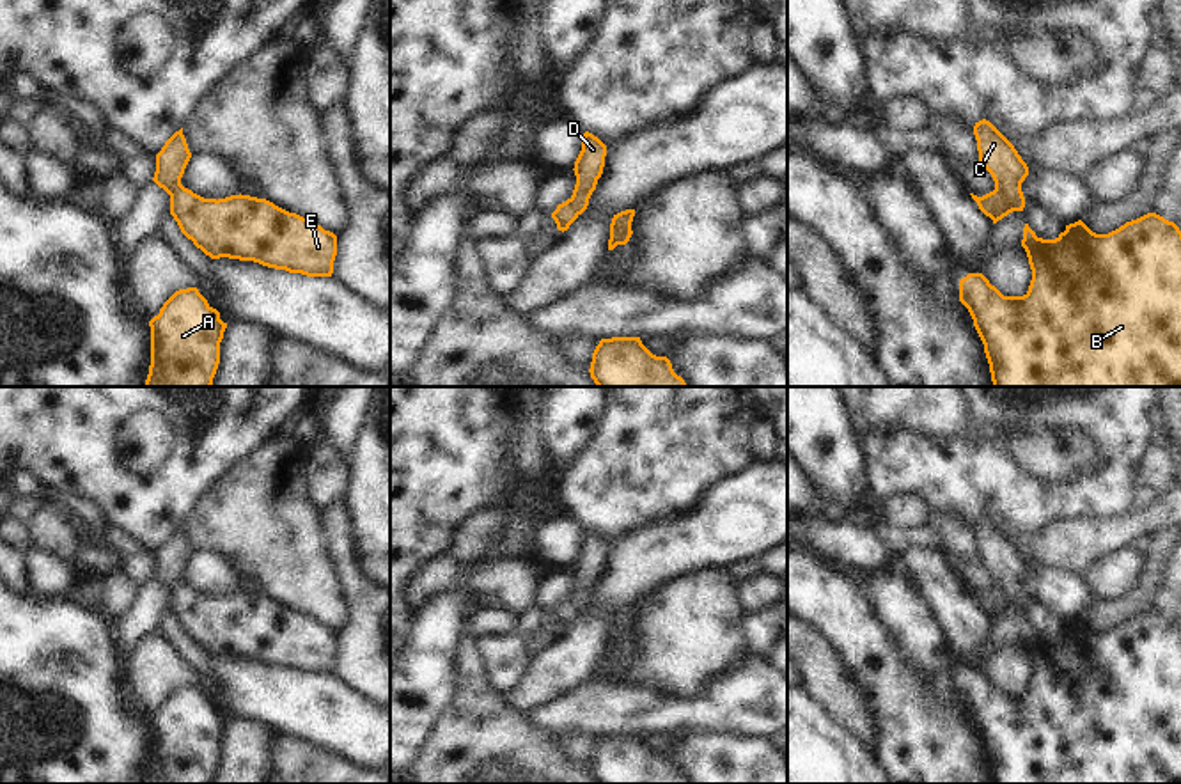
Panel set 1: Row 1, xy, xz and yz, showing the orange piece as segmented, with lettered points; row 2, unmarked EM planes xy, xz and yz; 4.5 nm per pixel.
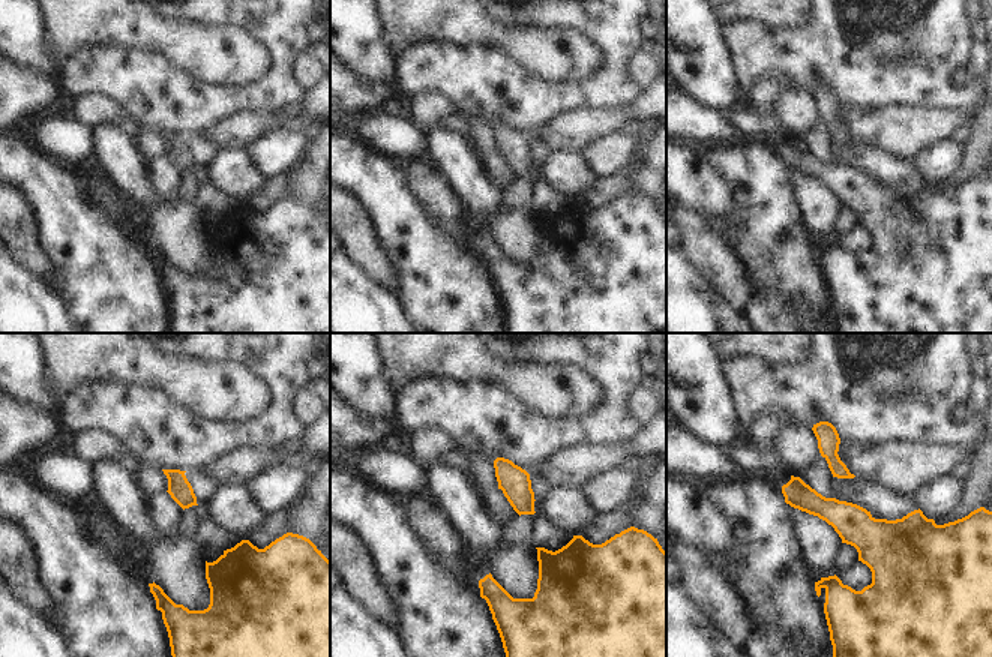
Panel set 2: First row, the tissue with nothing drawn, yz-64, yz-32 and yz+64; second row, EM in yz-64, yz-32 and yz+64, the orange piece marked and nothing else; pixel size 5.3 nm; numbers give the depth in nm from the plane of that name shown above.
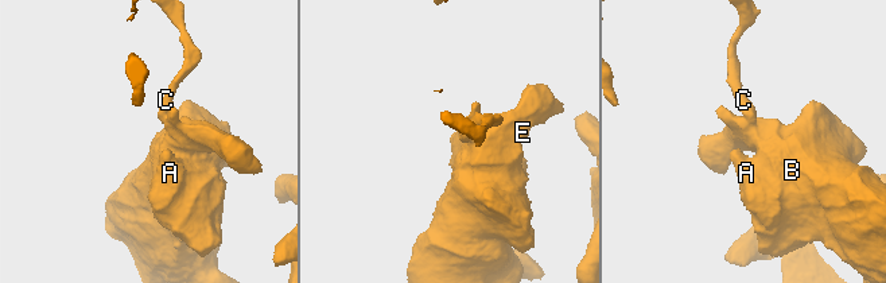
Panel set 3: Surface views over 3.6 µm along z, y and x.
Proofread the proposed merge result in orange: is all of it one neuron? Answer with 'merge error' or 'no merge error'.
merge error

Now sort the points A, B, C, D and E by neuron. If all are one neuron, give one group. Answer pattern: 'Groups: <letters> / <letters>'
Groups: A B D E / C

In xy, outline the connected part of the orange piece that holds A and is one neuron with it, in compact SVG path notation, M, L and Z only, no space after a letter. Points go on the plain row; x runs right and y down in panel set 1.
M197 685L176 688L149 718L151 763L144 784L211 784L227 720Z

